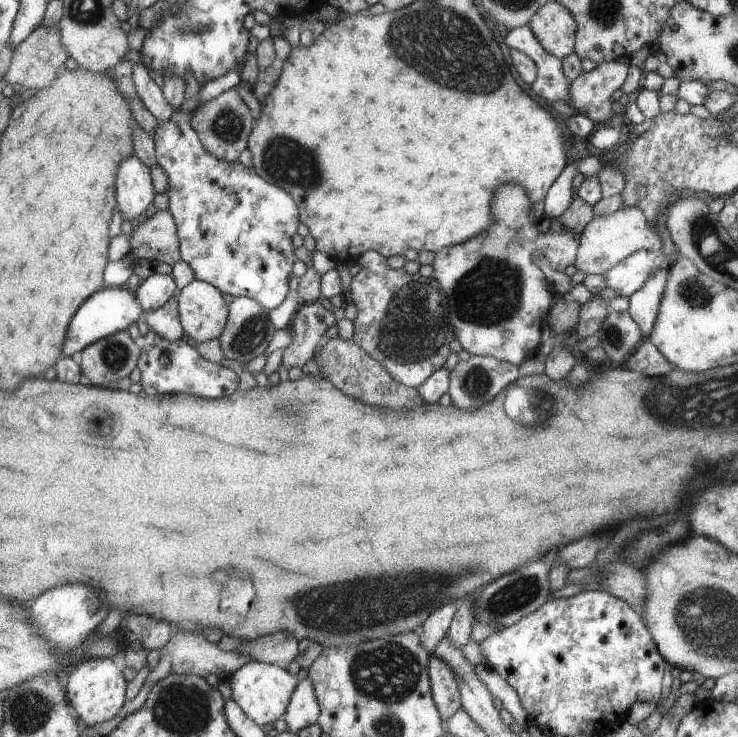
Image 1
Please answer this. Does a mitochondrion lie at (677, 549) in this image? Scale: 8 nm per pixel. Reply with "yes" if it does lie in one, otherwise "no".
no

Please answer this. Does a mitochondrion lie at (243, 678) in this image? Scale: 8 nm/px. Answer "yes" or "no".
no

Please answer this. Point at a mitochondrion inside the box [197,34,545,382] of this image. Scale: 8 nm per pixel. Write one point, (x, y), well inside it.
(488, 295)

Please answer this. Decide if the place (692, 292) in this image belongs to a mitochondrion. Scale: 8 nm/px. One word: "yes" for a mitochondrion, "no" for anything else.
yes

